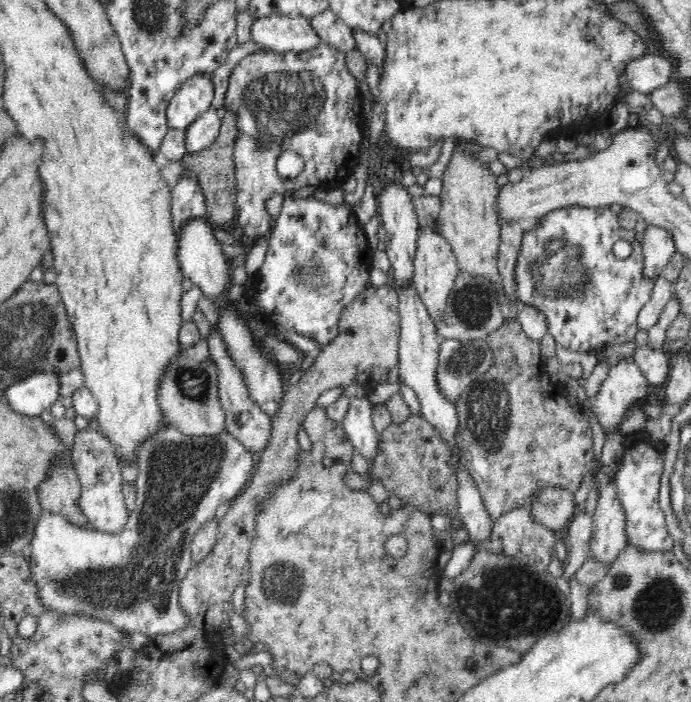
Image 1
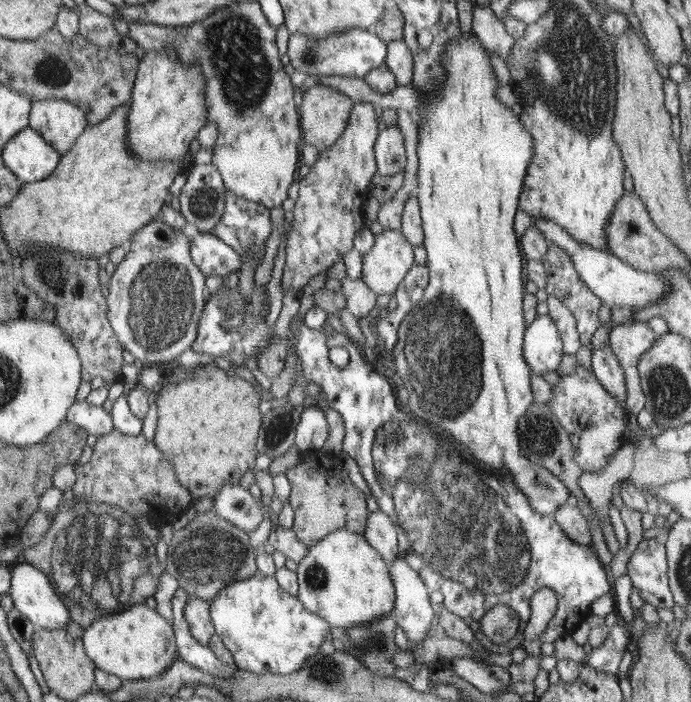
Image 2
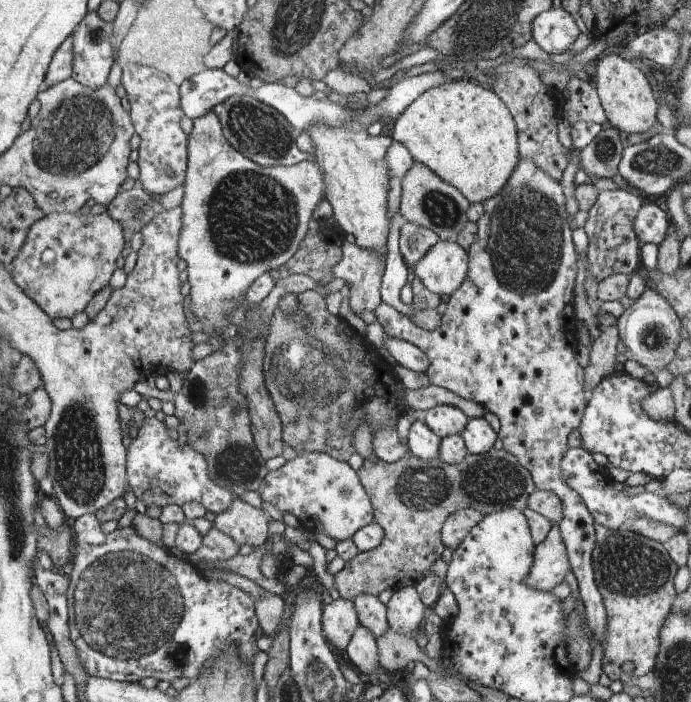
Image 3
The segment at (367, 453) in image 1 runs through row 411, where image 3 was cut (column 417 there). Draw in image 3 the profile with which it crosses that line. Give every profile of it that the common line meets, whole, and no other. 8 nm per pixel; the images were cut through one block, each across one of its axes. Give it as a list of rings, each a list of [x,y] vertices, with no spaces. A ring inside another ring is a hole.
[[[387,336],[383,347],[394,358],[394,363],[401,364],[404,368],[410,368],[416,372],[426,372],[430,366],[429,357],[411,342]]]

